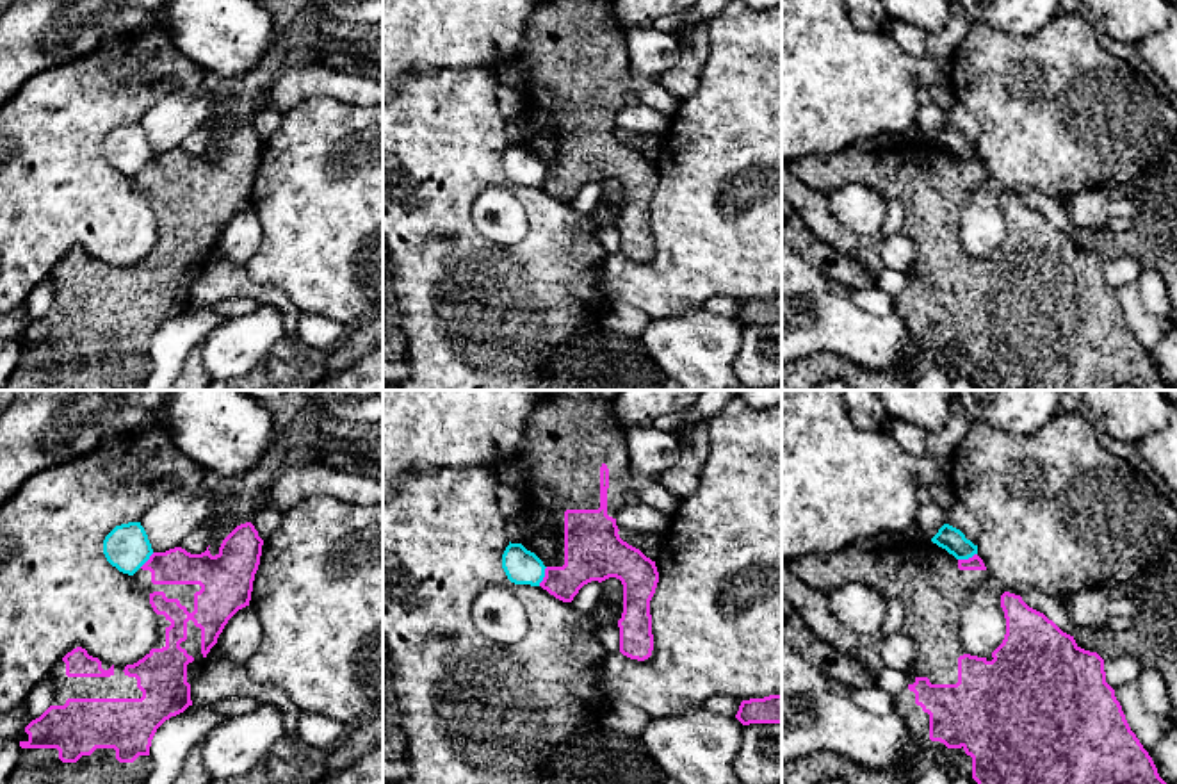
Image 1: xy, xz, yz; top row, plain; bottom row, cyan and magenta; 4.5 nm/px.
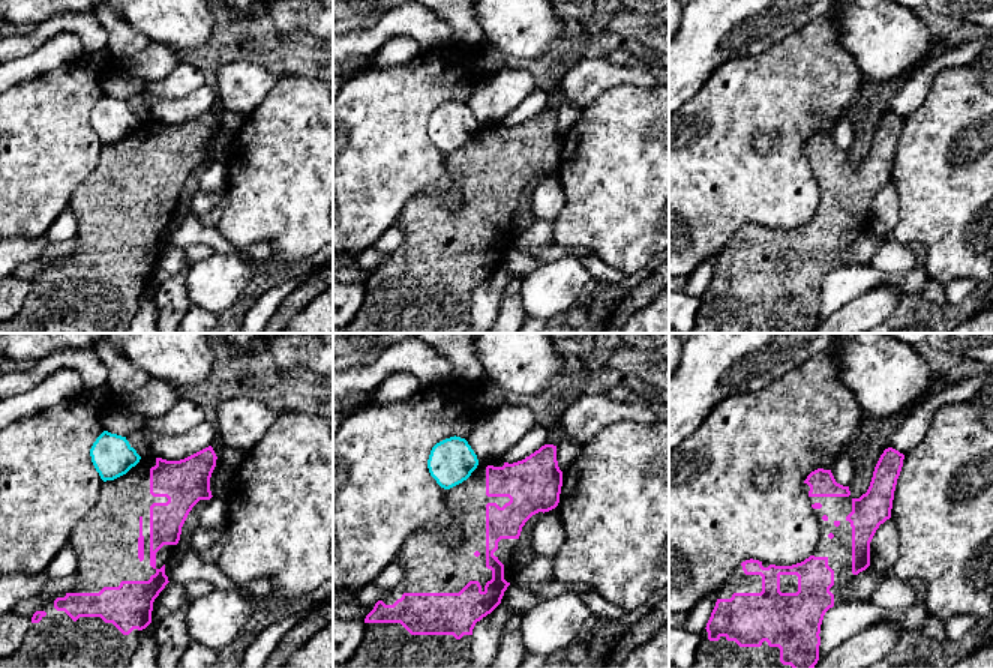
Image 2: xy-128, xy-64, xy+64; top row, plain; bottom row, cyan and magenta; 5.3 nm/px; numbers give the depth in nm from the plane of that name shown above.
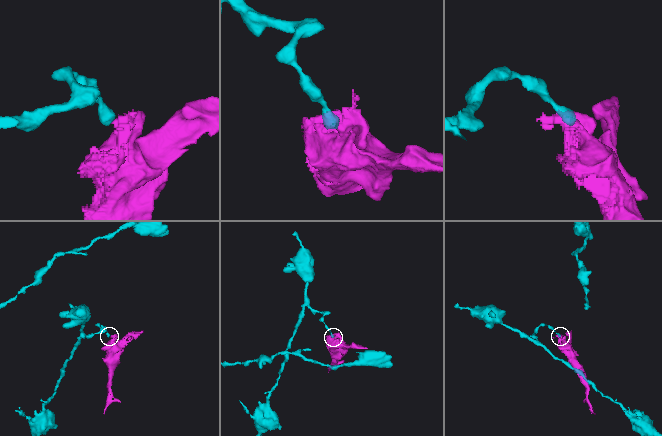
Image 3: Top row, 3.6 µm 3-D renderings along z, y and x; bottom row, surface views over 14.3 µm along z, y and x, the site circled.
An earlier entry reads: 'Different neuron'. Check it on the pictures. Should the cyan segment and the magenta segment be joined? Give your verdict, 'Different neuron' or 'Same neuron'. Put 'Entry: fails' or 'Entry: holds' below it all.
Different neuron
Entry: holds

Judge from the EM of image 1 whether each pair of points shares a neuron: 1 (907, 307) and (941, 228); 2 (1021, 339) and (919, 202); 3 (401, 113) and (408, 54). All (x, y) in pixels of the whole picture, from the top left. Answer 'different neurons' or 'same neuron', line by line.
1: same neuron
2: same neuron
3: different neurons

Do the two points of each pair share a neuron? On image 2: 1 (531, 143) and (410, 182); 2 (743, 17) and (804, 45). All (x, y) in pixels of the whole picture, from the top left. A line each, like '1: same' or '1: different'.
1: different
2: different

